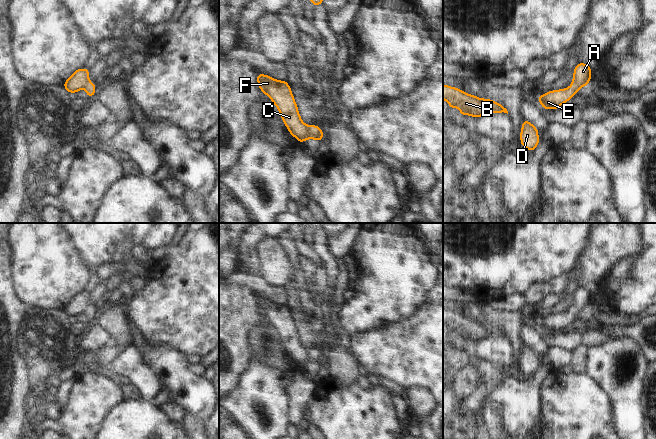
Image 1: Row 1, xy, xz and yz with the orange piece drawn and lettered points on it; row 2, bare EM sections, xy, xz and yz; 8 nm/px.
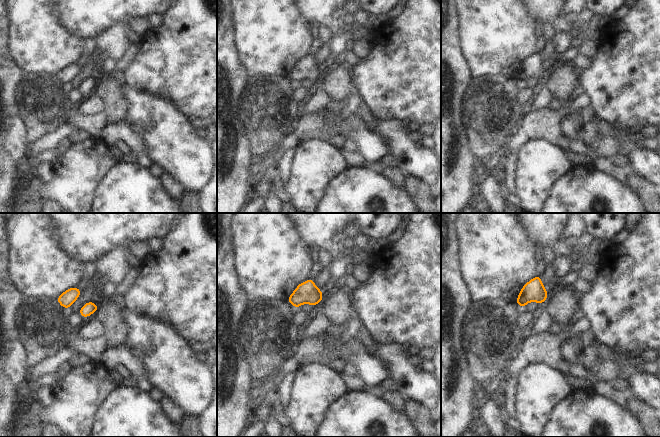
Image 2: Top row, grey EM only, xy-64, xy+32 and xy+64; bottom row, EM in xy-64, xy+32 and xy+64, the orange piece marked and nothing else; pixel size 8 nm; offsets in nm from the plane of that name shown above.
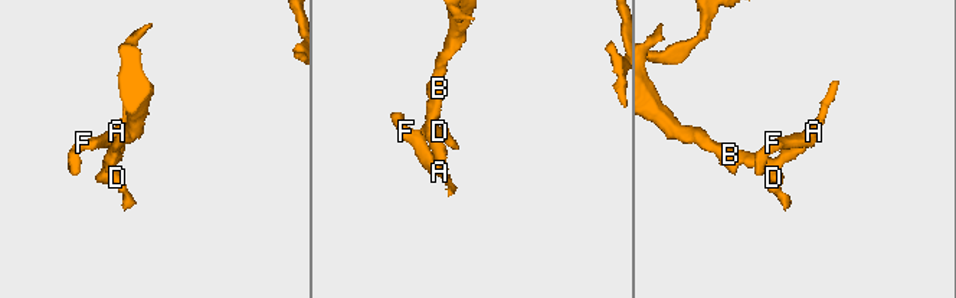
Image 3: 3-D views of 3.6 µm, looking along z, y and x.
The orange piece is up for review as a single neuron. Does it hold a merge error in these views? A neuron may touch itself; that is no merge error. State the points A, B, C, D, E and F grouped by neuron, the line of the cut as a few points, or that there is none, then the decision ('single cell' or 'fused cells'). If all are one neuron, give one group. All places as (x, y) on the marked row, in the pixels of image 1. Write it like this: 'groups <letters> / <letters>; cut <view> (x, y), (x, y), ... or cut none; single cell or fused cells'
groups A B C D E F; cut none; single cell

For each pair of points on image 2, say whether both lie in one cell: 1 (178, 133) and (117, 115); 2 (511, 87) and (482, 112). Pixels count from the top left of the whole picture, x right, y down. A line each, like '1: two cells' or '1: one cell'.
1: two cells
2: one cell

